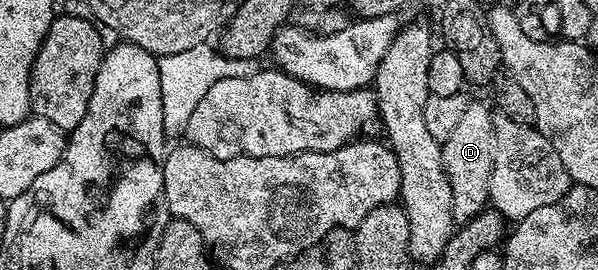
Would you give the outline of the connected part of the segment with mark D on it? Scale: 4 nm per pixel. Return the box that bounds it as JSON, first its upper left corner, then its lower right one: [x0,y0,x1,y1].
[442,103,494,223]

